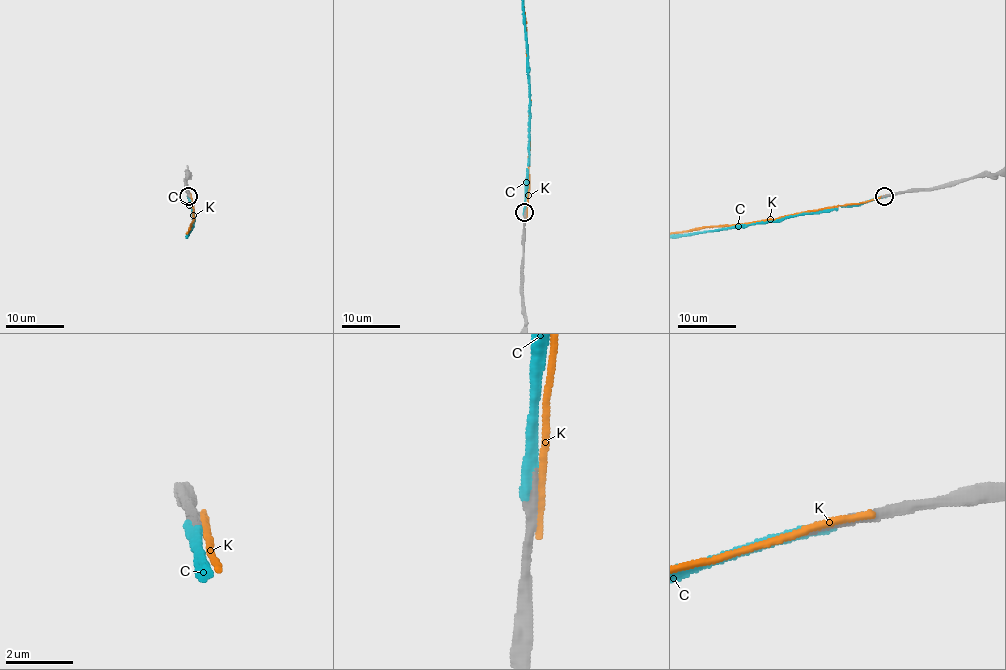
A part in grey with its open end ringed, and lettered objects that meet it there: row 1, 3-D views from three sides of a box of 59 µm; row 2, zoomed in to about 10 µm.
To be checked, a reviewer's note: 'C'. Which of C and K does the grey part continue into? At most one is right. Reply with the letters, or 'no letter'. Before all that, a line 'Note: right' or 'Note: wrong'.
Note: right
C

